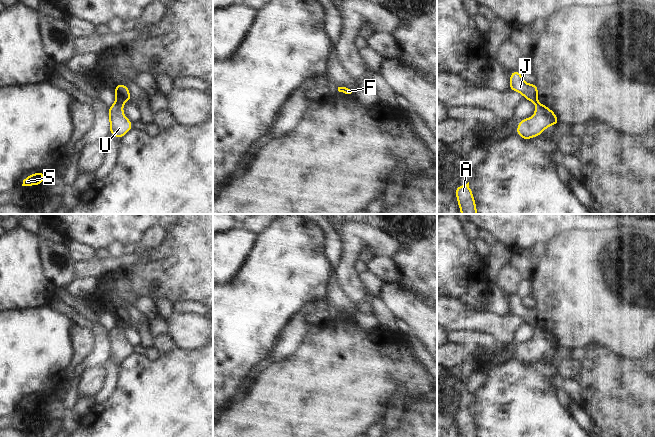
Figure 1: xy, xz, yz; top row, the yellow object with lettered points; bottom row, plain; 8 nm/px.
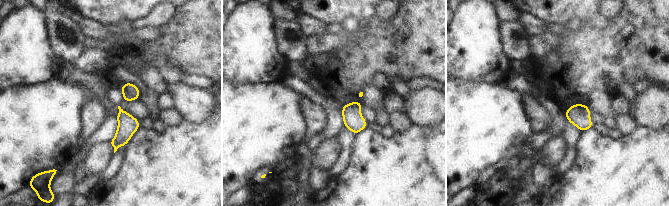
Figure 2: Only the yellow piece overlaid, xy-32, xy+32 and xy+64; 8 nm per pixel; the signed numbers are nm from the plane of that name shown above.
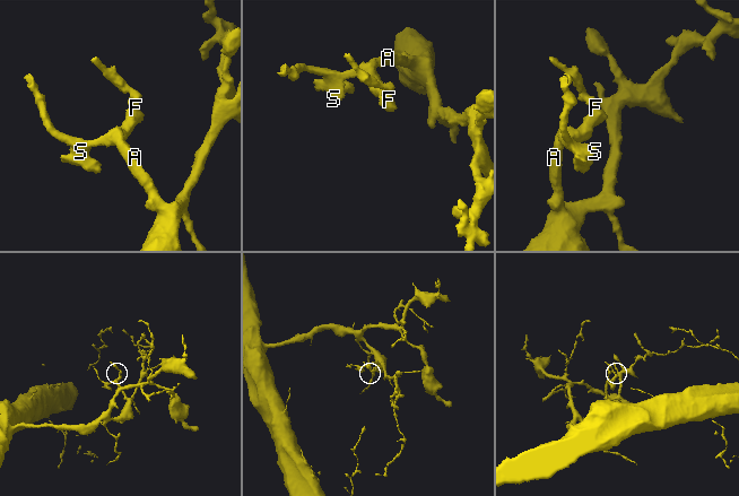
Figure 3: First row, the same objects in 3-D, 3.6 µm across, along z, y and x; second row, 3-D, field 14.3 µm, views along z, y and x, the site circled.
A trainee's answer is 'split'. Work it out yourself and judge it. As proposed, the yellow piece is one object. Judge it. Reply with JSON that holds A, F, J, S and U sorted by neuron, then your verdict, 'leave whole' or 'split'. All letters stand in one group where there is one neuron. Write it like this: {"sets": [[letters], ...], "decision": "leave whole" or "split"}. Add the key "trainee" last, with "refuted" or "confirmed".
{"sets": [["A", "F", "S", "U"], ["J"]], "decision": "split", "trainee": "confirmed"}

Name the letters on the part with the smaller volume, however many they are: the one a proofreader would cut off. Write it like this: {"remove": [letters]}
{"remove": ["J"]}

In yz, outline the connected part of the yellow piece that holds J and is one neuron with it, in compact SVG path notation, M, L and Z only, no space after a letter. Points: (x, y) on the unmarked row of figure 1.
M519 295L510 297L509 311L511 315L516 315L524 320L530 326L538 325L538 310L537 308L526 307Z

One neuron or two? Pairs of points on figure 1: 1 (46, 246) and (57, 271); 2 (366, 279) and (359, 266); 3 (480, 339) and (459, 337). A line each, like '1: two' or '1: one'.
1: one
2: one
3: one

